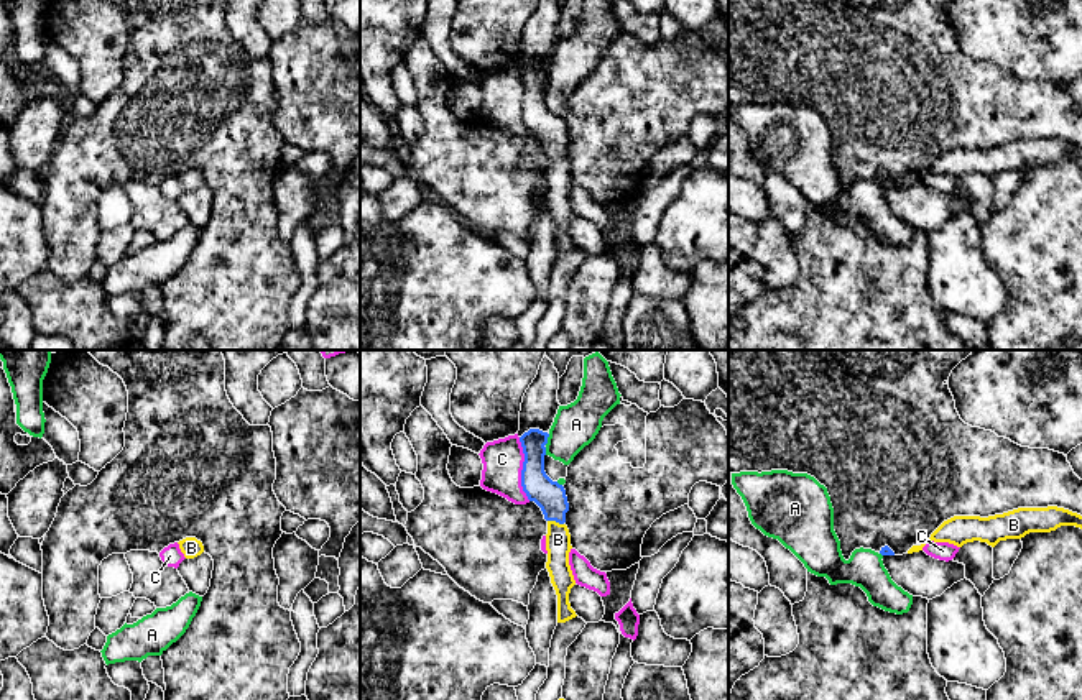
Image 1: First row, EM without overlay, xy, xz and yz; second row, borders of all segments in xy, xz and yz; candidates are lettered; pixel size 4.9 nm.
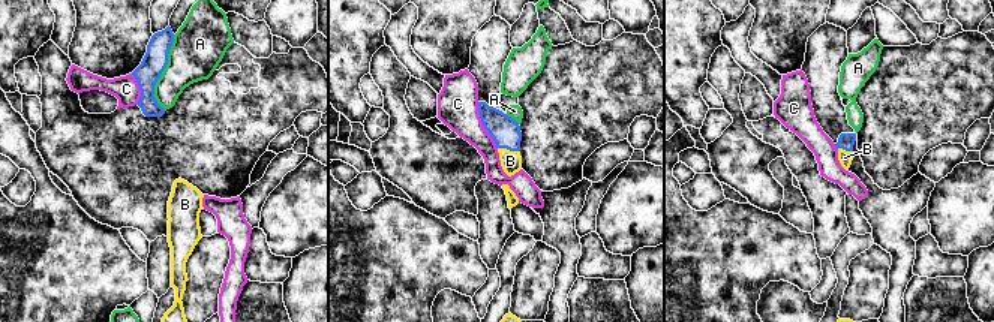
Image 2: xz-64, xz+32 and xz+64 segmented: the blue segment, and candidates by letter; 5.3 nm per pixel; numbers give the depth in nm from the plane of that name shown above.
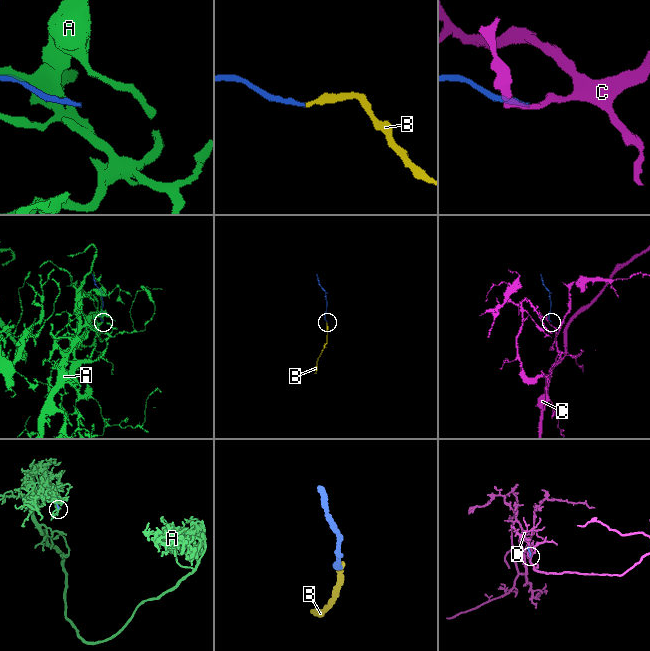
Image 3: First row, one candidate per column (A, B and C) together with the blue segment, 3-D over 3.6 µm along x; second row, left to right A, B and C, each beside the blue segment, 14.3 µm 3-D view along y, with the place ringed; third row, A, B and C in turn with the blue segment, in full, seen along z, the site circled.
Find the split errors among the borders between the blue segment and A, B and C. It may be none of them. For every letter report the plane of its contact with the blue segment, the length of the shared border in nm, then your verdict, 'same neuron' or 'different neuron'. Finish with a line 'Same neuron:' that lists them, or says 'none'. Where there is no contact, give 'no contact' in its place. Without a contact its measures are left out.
A: meets blue in xz; contact 60 nm long; different neuron
B: meets blue in xz; contact 80 nm long; same neuron
C: meets blue in xz; contact 320 nm long; different neuron
Same neuron: B

